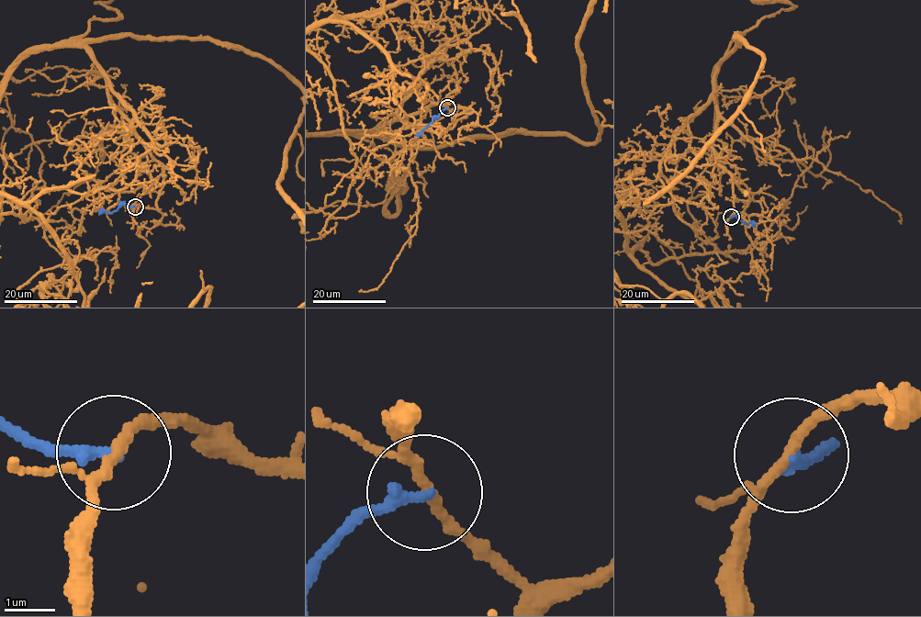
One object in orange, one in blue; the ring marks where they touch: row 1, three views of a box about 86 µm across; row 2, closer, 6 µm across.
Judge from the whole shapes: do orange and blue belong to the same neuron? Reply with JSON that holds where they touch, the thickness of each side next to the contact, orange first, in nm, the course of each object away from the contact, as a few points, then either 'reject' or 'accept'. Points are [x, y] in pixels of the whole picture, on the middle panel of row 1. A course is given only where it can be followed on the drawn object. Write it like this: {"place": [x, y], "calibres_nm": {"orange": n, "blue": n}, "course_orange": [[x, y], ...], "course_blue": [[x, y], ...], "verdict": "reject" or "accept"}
{"place": [447, 107], "calibres_nm": {"orange": 160, "blue": 240}, "course_orange": [[448, 108], [473, 111], [432, 105], [358, 136], [403, 170], [386, 207], [394, 215], [392, 184]], "course_blue": [[448, 108], [417, 135]], "verdict": "reject"}

